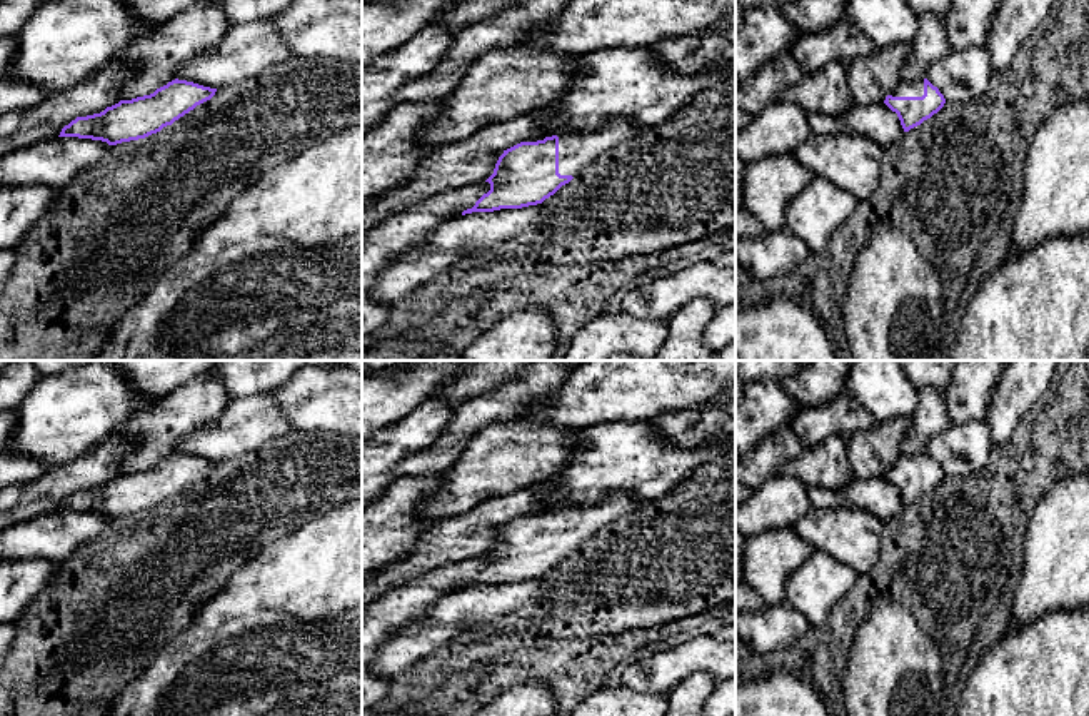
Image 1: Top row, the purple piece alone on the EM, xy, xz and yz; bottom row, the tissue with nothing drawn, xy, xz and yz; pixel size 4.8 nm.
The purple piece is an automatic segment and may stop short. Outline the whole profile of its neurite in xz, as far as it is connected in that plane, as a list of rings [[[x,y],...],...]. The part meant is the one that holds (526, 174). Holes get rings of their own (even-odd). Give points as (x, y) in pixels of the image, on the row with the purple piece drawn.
[[[612,118],[590,132],[520,142],[504,150],[494,174],[485,180],[490,190],[462,215],[542,204],[592,167],[597,157],[632,140],[642,129],[622,118]]]

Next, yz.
[[[927,78],[917,82],[901,82],[884,100],[897,113],[904,132],[921,125],[937,113],[946,98]]]

